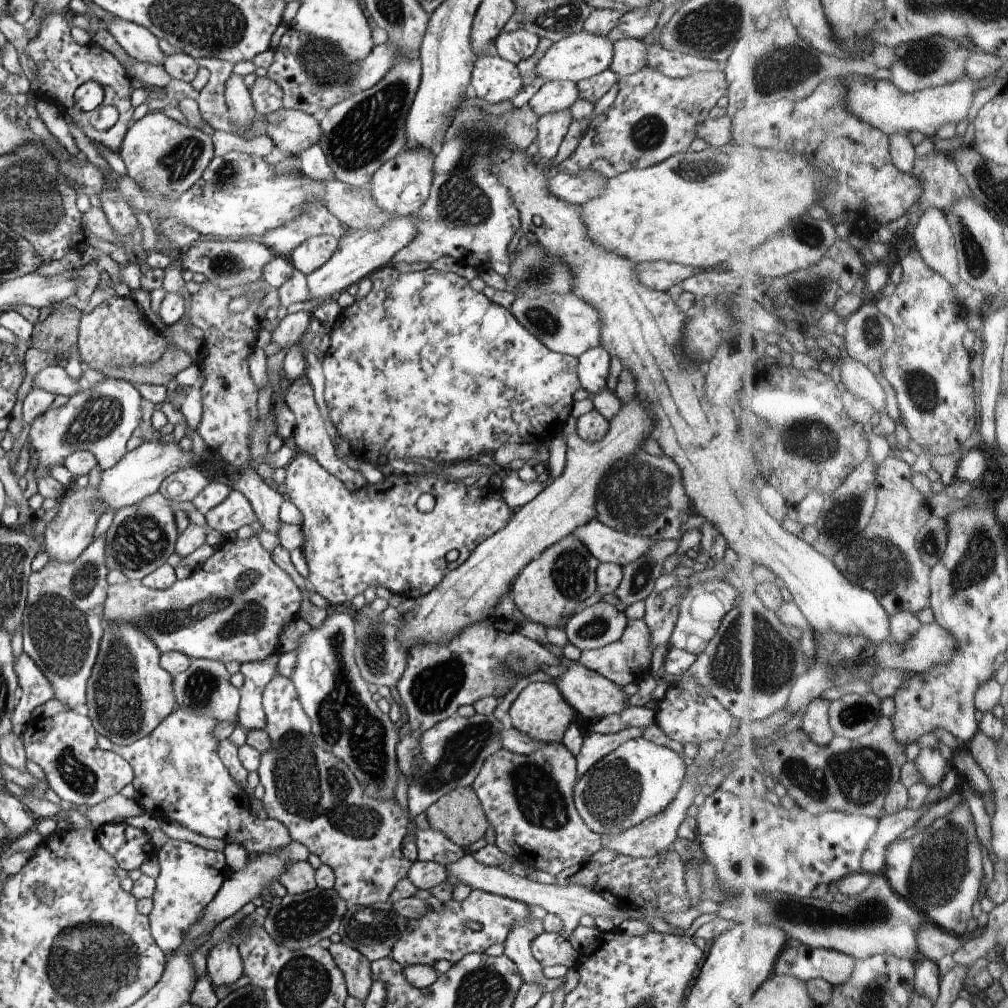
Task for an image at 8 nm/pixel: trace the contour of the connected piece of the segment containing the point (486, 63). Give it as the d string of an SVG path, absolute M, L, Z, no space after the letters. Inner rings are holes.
M480 55L472 69L470 90L490 103L512 100L524 87L517 66L500 55Z

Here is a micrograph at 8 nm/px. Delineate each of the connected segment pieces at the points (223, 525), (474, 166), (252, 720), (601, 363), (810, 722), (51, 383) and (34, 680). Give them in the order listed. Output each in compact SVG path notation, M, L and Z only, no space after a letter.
M232 488L230 494L214 508L205 512L207 524L223 536L242 528L244 524L258 522L255 510L242 492Z
M525 104L503 116L488 115L472 131L450 134L441 152L435 156L430 196L414 214L418 224L415 237L391 258L390 265L434 262L442 256L452 256L461 265L472 265L479 272L494 270L508 279L512 261L508 244L512 236L520 232L520 217L508 189L491 171L491 154L495 154L498 145L506 145L511 150L526 150L537 137L539 118Z
M280 652L272 653L266 660L241 663L244 683L240 693L238 722L246 730L265 730L267 725L262 697L266 685L276 674Z
M601 346L592 347L586 350L579 356L579 363L577 366L577 373L581 387L587 390L590 396L598 394L600 391L608 389L609 368L611 361L611 354Z
M817 698L804 716L803 727L820 744L828 745L837 737L831 717L831 708L834 704L830 698Z
M64 366L47 367L38 373L33 380L33 387L40 387L55 395L63 394L69 397L86 390L88 386L82 380L72 379L66 373Z
M26 651L15 658L13 667L22 696L12 711L10 722L11 731L20 737L22 731L26 729L25 724L28 724L33 718L32 710L54 698L55 694L51 682Z

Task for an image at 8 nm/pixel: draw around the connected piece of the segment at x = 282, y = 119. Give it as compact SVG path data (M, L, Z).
M283 106L265 117L268 123L267 134L282 153L298 154L319 144L321 137L320 118L302 111L286 110Z

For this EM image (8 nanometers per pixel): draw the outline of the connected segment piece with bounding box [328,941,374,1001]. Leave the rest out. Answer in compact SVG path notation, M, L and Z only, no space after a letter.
M342 941L332 943L328 950L343 972L347 993L364 1001L374 981L371 975L371 962L361 952Z

